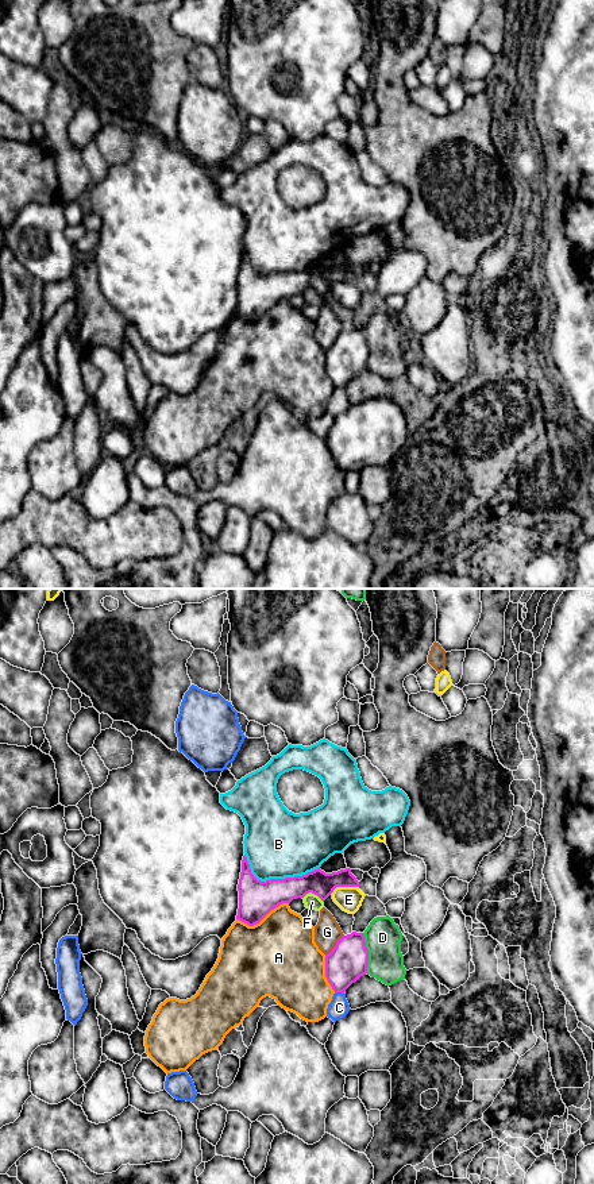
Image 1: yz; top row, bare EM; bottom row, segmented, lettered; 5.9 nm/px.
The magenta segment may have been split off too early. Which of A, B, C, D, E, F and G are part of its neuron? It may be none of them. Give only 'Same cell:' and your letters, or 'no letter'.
Same cell: no letter

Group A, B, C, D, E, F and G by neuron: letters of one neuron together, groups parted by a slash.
A / B / C / D / E / F / G

